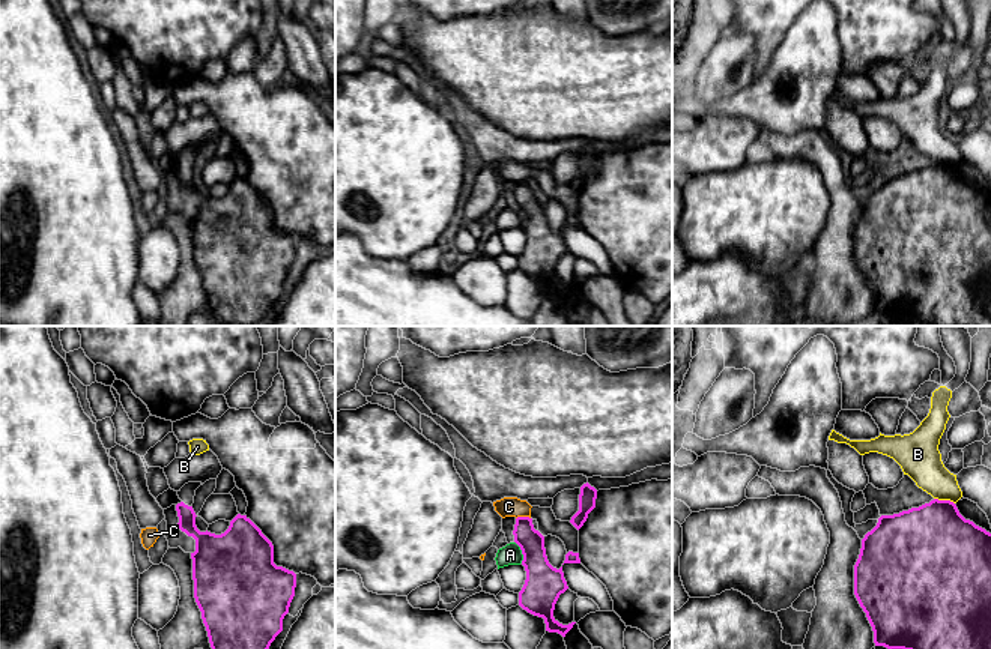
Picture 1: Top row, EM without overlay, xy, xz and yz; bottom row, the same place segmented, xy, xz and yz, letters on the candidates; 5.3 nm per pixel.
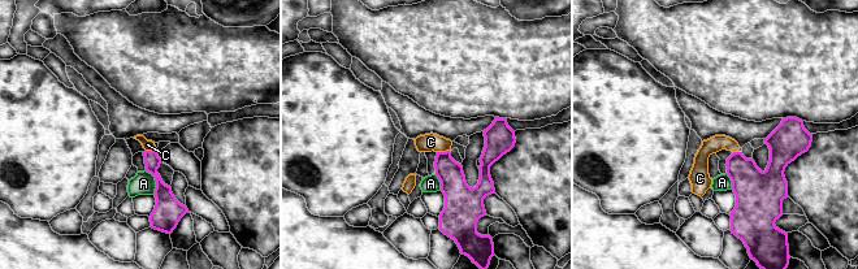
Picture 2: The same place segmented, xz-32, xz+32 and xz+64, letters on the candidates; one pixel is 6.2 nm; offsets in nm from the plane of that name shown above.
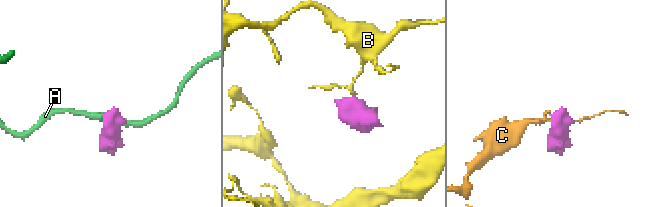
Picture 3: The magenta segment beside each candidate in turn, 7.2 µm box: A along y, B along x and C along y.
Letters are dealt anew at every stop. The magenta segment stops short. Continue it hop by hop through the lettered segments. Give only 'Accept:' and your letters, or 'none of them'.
Accept: none of them

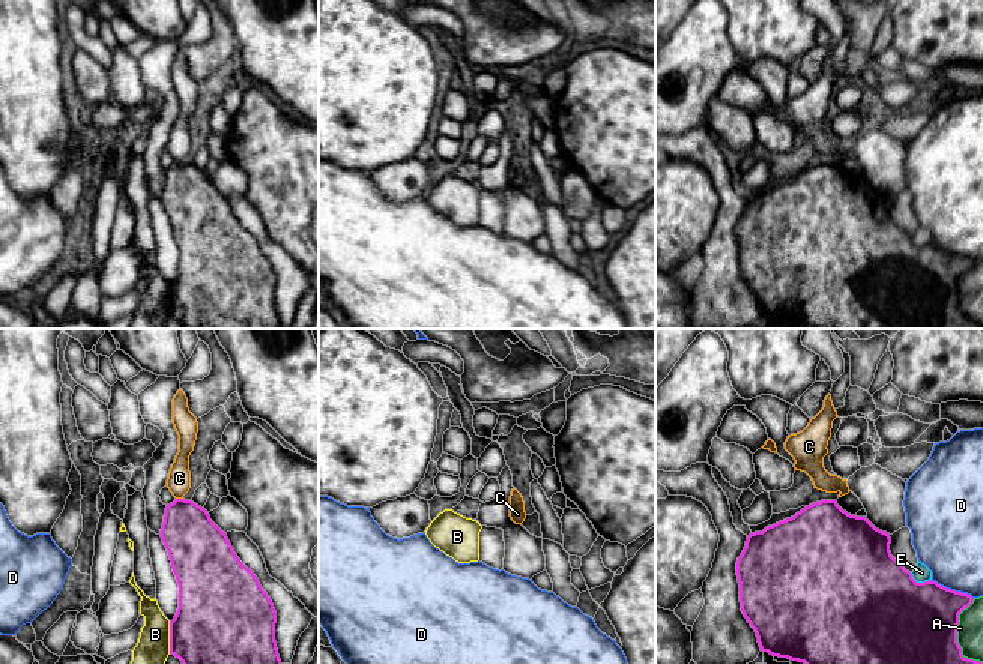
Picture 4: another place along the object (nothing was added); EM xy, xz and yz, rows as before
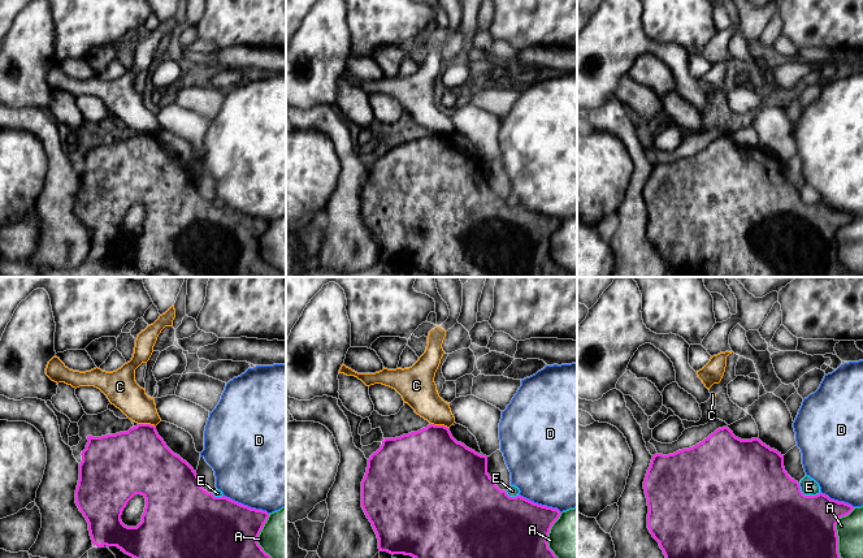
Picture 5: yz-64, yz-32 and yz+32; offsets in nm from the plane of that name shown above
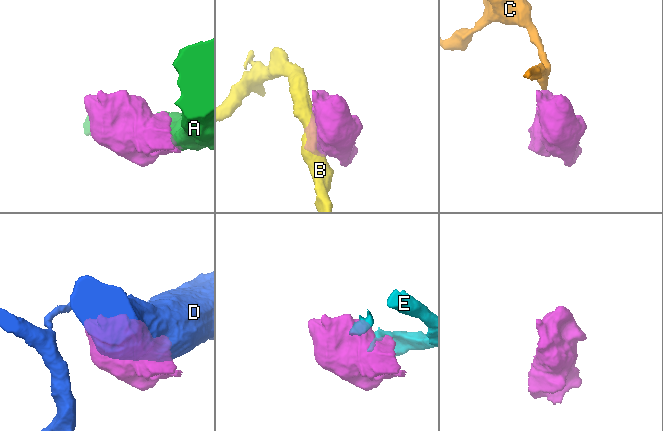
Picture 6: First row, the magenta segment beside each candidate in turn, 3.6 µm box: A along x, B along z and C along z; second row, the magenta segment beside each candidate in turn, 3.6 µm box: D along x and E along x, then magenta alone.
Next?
Accept: none of them

